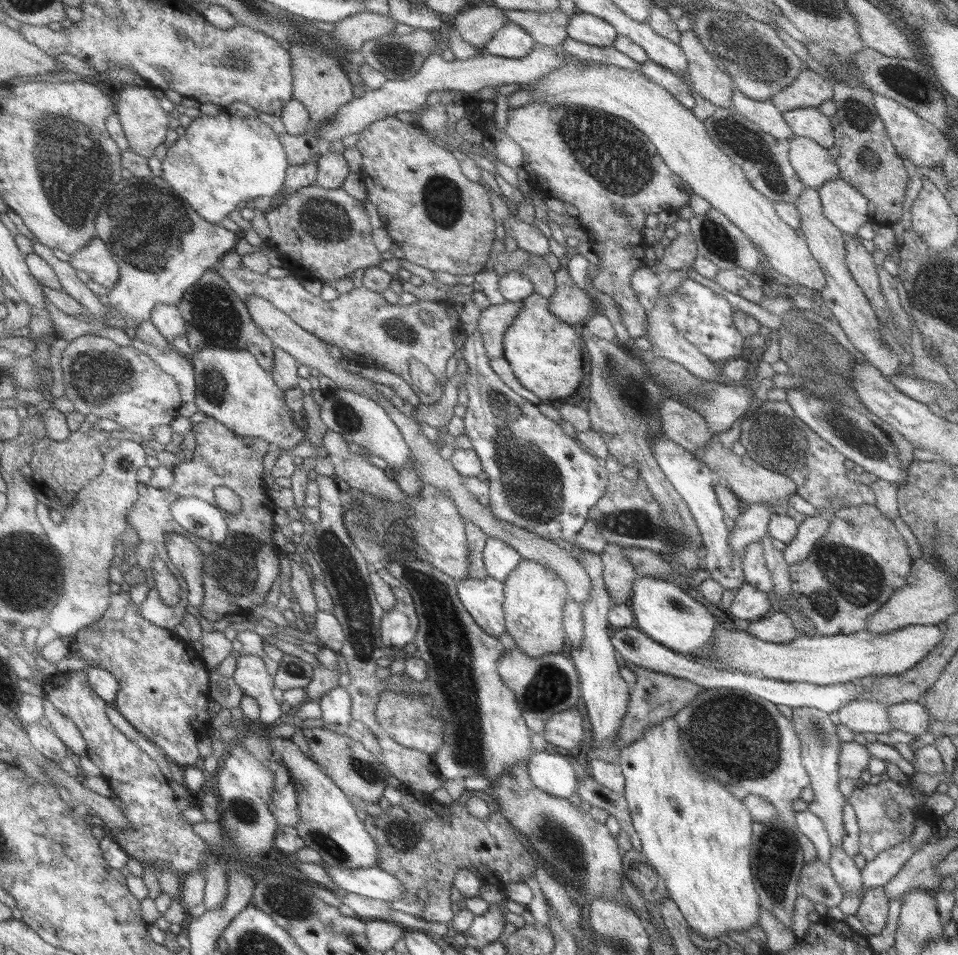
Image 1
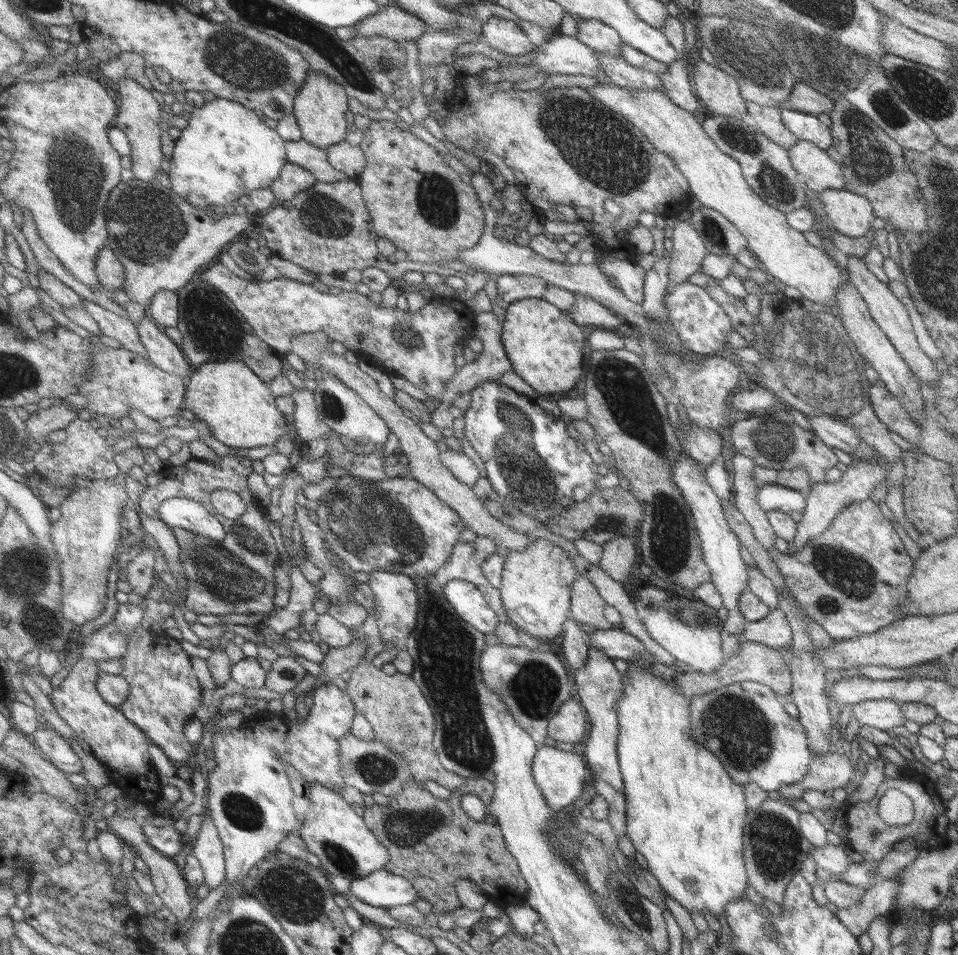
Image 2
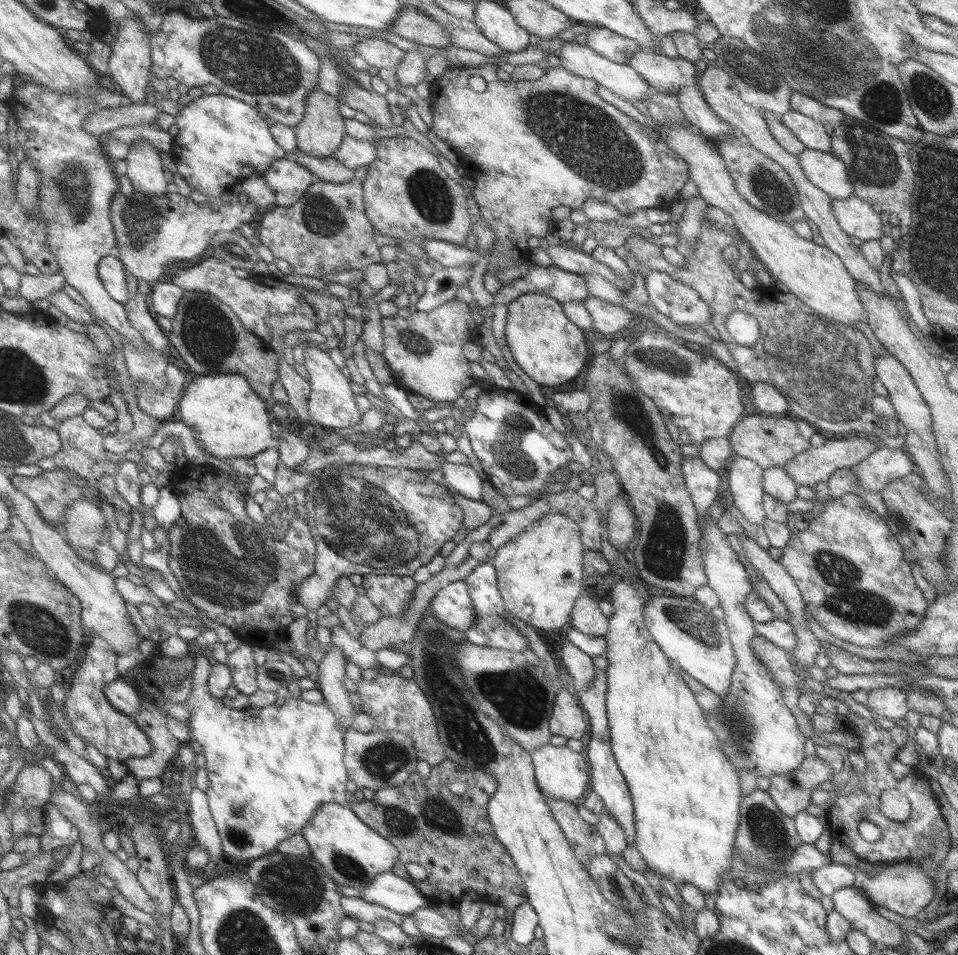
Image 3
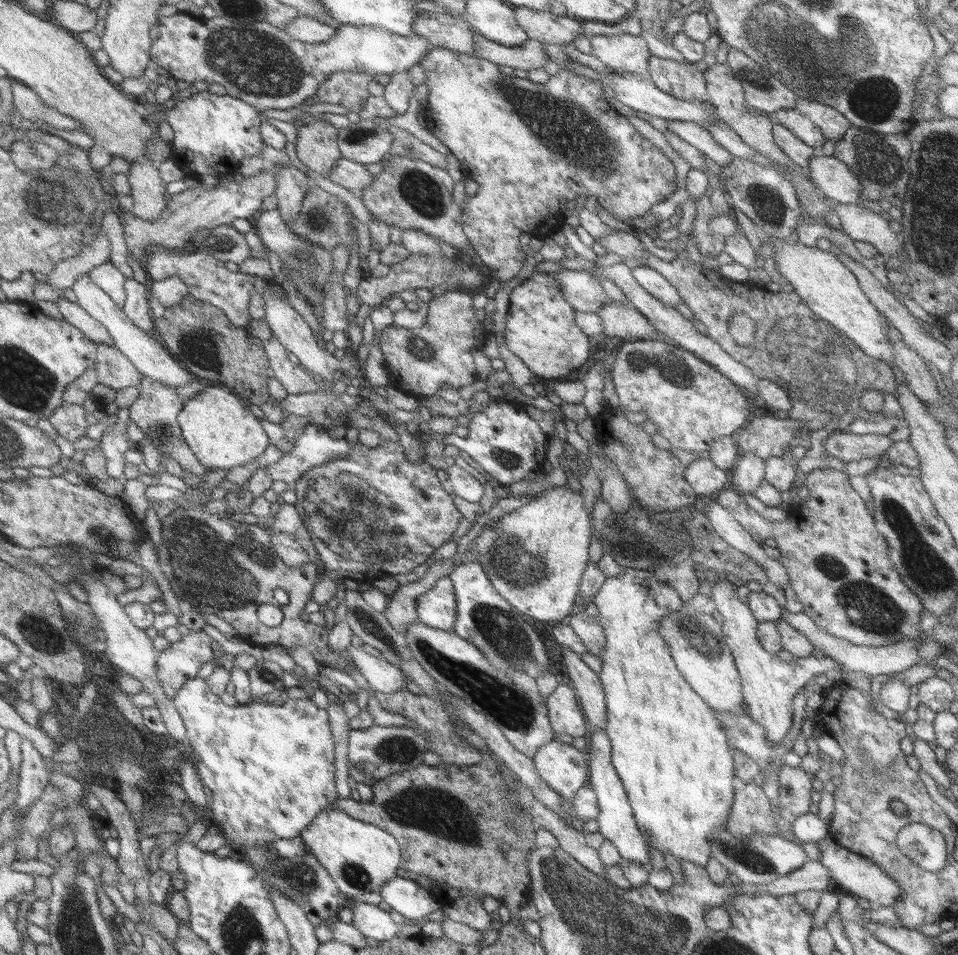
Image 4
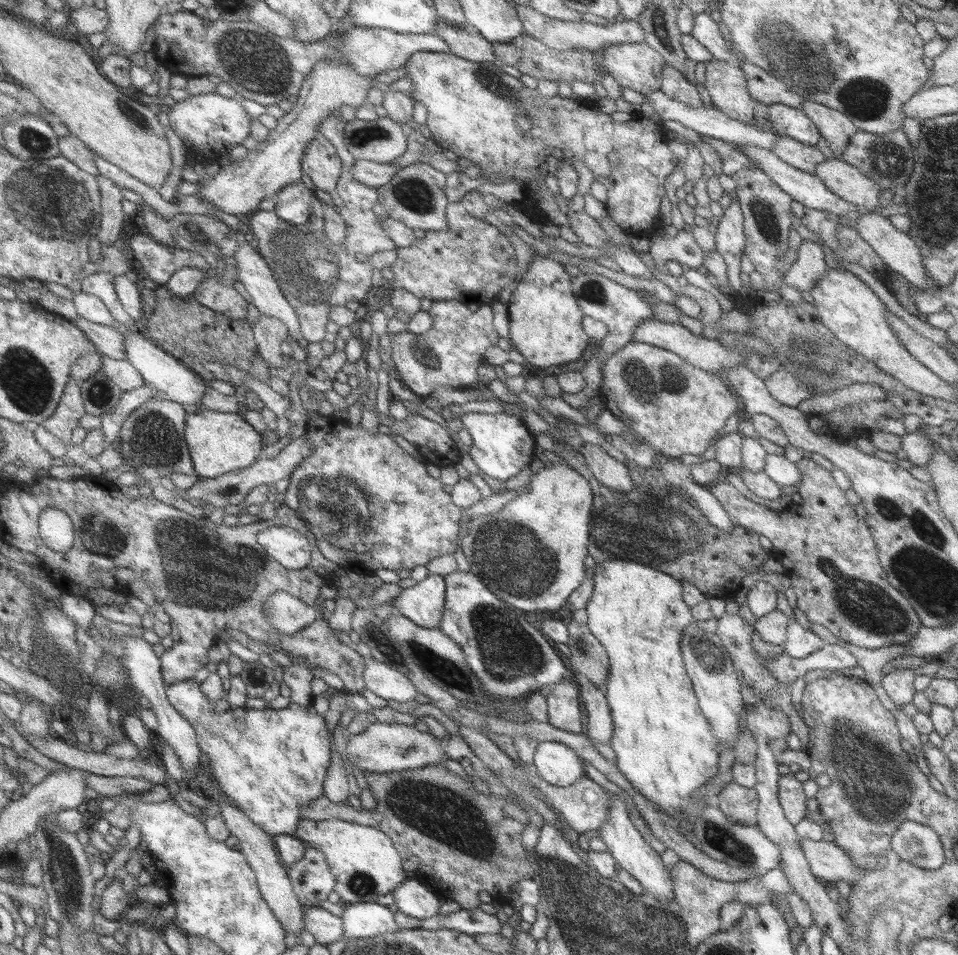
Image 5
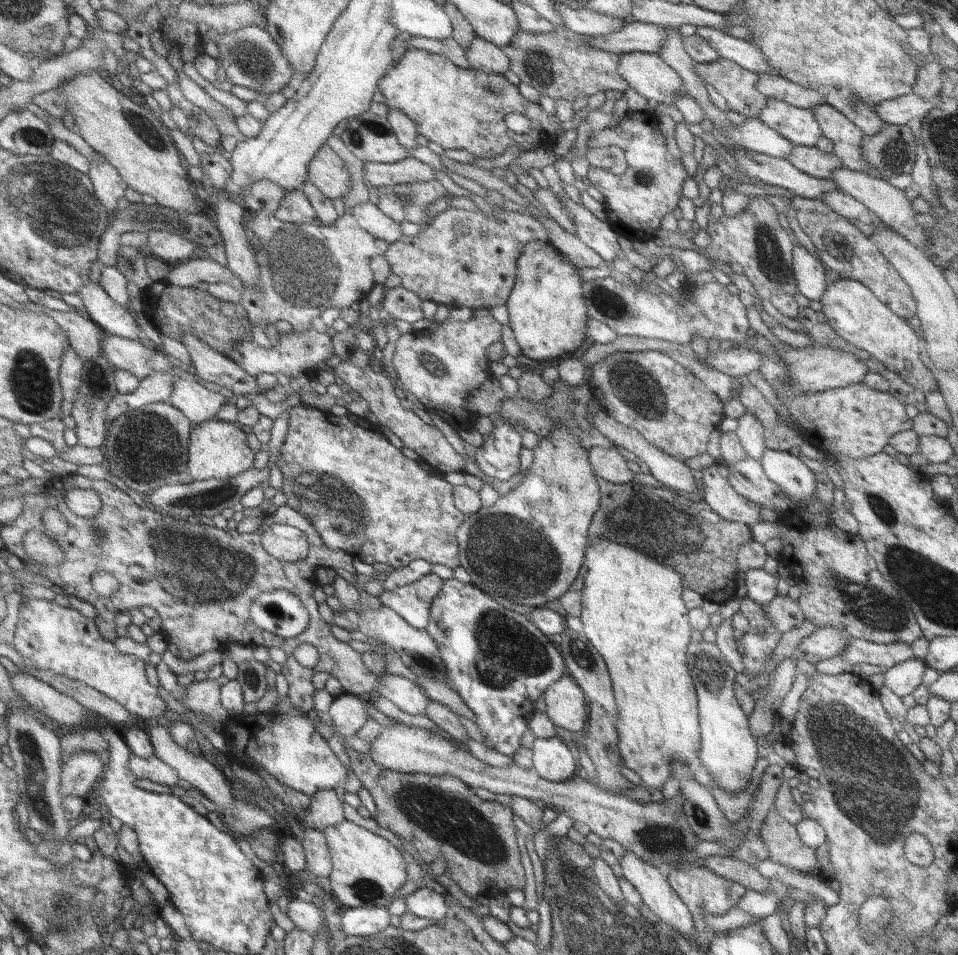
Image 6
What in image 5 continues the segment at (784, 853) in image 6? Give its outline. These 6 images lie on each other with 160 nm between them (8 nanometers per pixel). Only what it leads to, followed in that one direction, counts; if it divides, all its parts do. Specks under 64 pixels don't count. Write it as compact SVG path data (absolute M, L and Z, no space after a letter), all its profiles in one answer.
M800 838L799 846L805 856L809 872L824 885L833 886L842 880L851 887L863 875L863 870L853 866L851 860L833 844L833 841Z

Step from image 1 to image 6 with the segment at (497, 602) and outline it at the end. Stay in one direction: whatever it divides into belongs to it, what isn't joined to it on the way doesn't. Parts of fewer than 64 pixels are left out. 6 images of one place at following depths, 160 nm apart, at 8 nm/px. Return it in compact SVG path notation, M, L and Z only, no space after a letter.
M431 573L413 584L384 590L380 594L382 603L398 612L411 626L425 629L431 620L431 607L440 595L443 578Z

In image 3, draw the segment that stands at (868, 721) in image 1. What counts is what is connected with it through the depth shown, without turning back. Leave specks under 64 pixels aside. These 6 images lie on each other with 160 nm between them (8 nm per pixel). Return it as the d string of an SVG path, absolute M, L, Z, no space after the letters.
M885 687L866 691L864 707L879 718L899 720L905 716L906 693L897 687Z

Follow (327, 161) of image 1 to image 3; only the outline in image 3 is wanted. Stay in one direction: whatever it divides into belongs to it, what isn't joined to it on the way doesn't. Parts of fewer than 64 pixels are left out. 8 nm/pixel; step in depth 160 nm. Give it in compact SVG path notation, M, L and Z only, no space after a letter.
M347 134L334 157L347 168L357 171L375 162L378 155L377 143L378 140L357 140Z

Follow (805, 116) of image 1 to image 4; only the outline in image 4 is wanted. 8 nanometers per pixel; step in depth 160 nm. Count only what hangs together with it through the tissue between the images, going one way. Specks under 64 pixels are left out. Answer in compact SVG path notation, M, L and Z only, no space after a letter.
M794 109L778 110L768 115L773 126L784 126L793 136L796 136L803 144L810 146L817 152L821 150L825 138L807 117L801 116Z

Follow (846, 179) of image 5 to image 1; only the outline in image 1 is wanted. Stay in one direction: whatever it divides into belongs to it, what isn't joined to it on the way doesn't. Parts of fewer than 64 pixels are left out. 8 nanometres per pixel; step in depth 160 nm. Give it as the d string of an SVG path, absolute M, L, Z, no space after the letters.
M793 134L787 141L788 163L803 187L818 189L825 182L838 179L838 166L826 148Z

